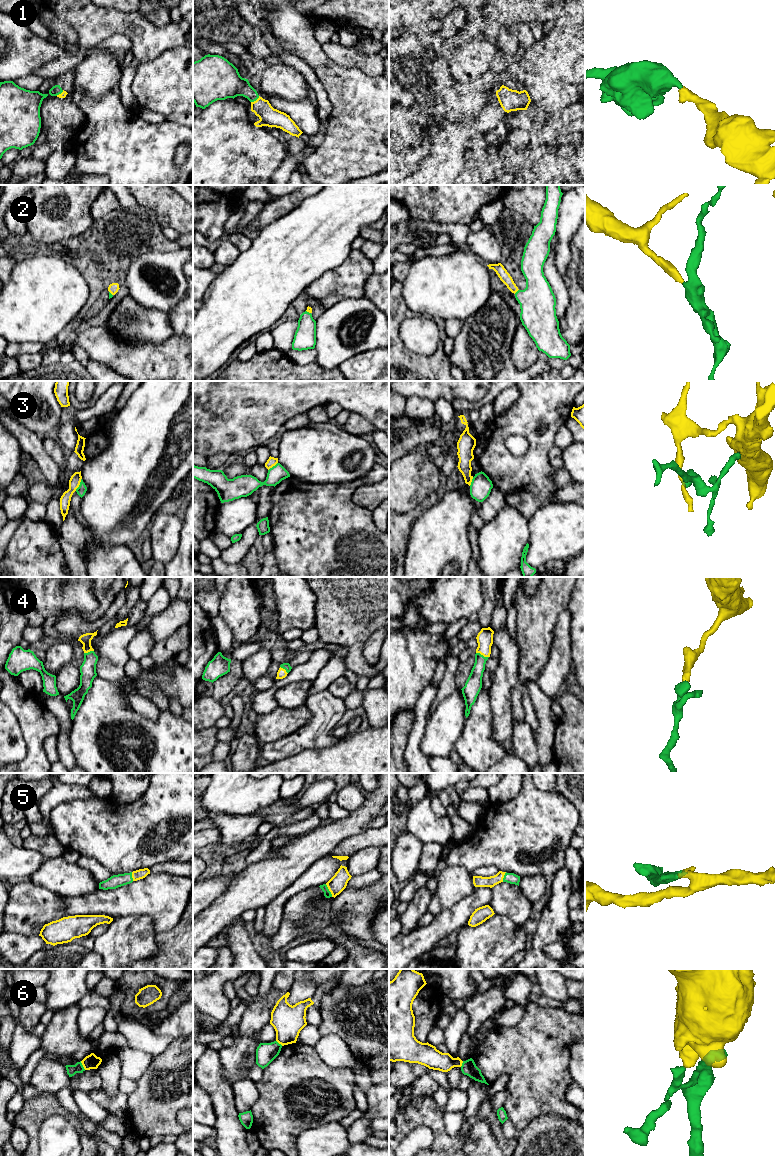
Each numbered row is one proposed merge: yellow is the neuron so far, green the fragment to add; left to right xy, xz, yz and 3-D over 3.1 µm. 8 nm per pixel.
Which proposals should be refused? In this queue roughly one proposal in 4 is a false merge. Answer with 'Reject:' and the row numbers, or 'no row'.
Reject: 6

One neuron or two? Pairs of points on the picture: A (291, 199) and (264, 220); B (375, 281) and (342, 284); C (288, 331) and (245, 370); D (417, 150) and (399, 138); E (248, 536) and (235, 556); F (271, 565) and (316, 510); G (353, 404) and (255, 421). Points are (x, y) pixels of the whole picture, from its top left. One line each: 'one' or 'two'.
A: one
B: two
C: two
D: two
E: one
F: two
G: one

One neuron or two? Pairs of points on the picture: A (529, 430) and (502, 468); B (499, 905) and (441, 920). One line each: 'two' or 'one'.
A: one
B: two

